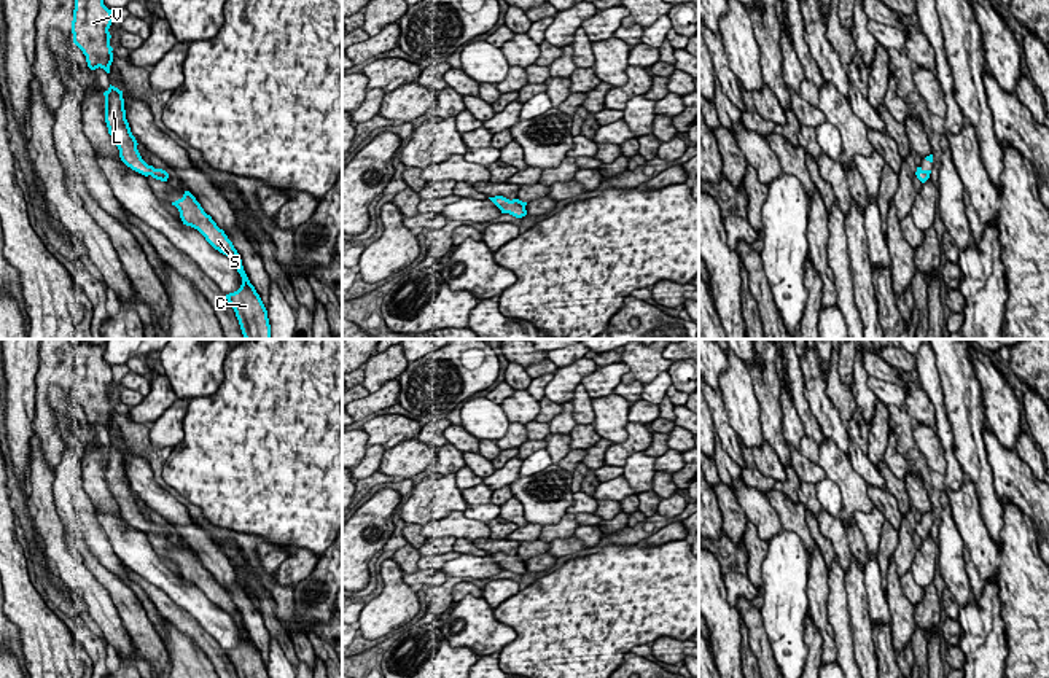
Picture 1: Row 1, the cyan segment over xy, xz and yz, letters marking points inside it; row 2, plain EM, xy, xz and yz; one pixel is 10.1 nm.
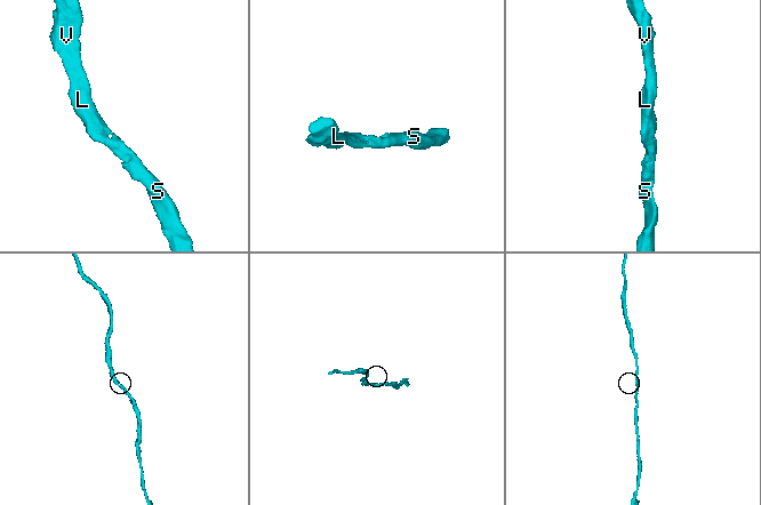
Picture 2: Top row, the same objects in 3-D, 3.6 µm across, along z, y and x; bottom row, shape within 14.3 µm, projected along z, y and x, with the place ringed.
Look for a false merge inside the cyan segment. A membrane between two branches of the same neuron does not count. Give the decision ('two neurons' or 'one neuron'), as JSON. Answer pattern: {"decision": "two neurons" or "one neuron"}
{"decision": "one neuron"}

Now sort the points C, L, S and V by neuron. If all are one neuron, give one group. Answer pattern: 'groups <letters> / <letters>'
groups C L S V

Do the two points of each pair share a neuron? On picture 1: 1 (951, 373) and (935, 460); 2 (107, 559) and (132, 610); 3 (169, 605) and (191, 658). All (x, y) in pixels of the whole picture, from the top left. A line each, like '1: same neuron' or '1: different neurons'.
1: different neurons
2: different neurons
3: different neurons

